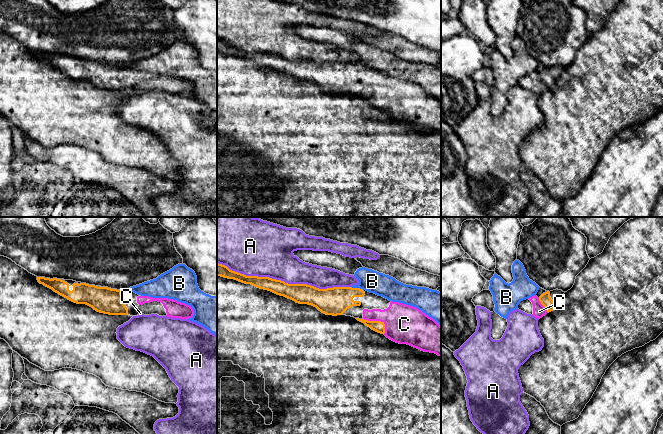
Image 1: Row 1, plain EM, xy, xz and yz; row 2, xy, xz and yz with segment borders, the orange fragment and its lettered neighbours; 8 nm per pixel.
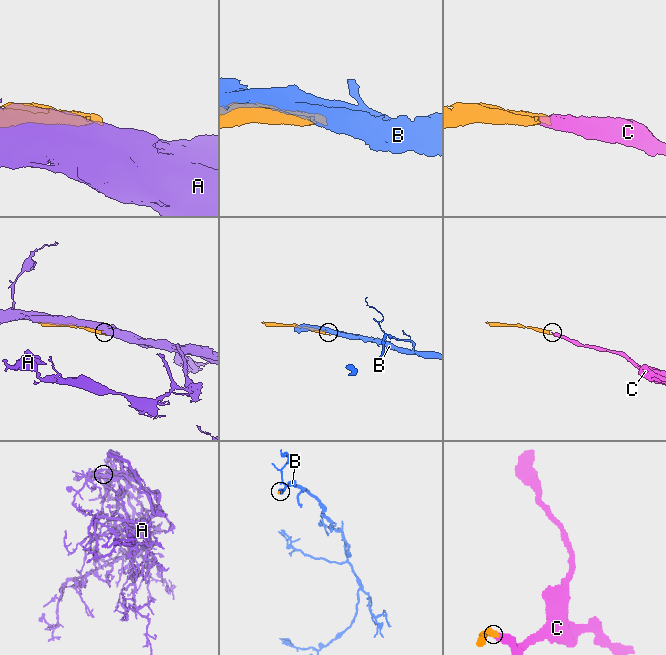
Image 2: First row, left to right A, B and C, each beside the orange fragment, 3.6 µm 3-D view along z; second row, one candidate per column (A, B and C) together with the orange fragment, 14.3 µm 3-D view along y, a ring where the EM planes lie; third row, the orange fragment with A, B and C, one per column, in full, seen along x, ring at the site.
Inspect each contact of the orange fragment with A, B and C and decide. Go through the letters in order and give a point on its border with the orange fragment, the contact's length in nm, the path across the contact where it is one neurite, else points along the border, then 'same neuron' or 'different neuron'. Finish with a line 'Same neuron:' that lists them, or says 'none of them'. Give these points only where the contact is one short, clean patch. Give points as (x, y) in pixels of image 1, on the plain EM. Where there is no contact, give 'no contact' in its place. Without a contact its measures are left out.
A: meets orange in xz at (283, 57); contact 1100 nm long; different neuron
B: meets orange in xz at (357, 64); contact 110 nm long; different neuron
C: meets orange in xz at (378, 97); contact 220 nm long; runs through xz (378, 102), (378, 97), (404, 100); same neuron
Same neuron: C

